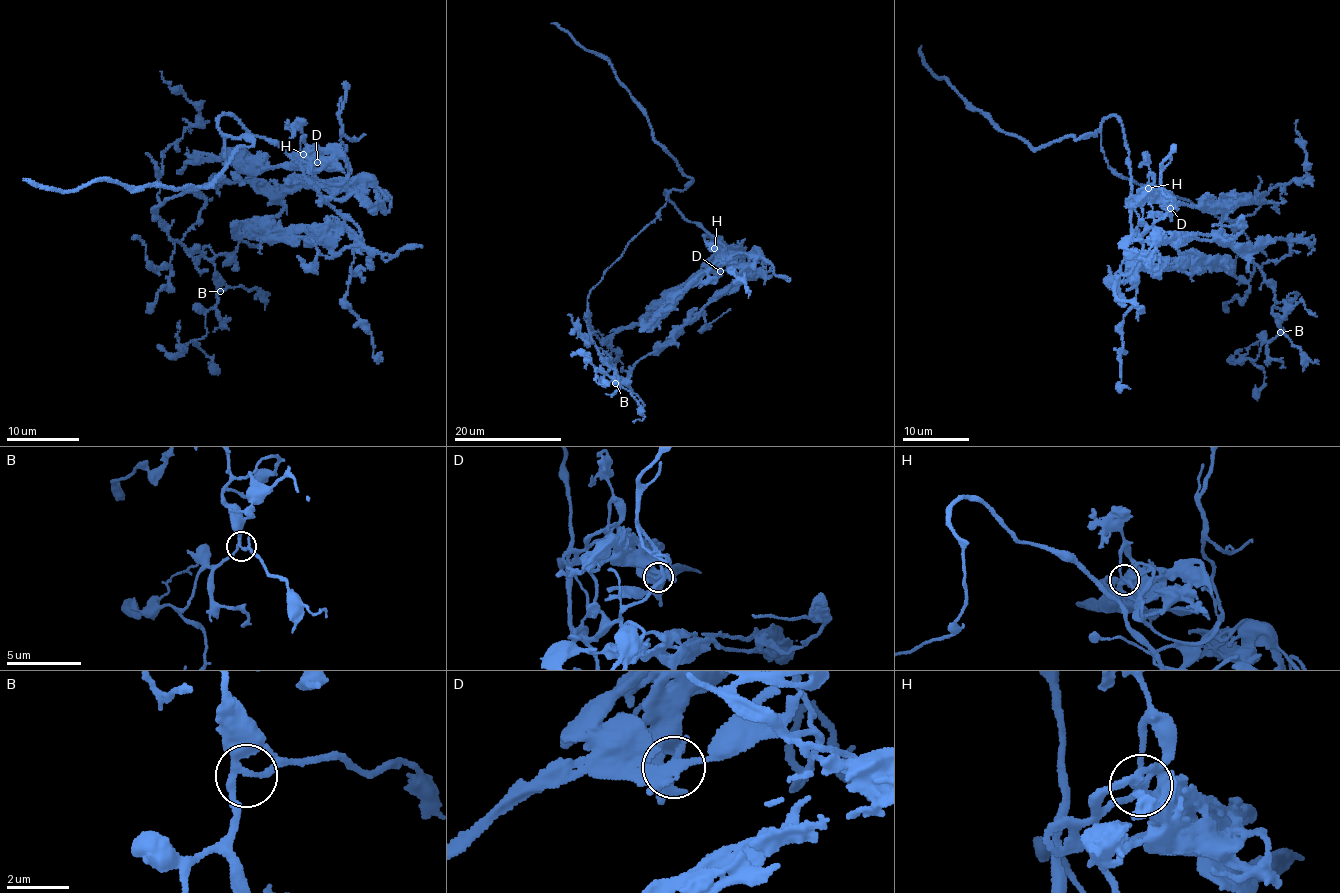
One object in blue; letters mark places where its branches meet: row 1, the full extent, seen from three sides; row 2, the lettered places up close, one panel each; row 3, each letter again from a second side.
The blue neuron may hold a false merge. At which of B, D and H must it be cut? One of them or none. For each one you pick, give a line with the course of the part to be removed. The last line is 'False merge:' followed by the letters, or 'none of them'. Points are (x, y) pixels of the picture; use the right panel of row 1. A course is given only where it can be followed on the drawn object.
False merge: none of them

